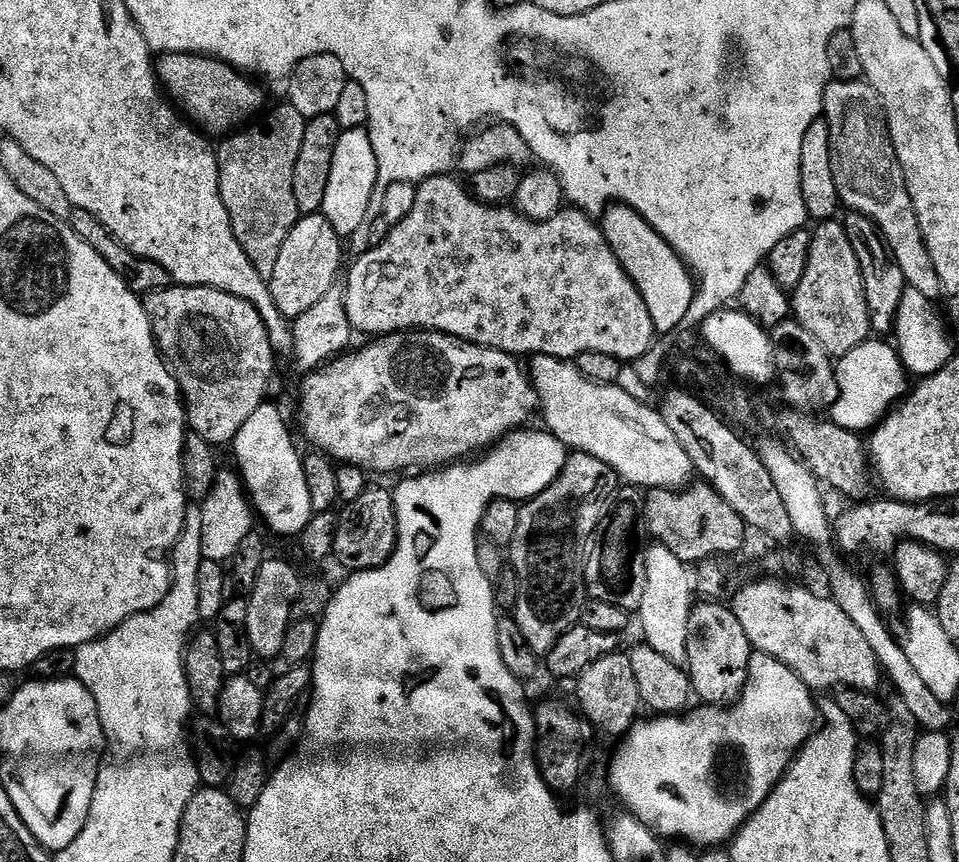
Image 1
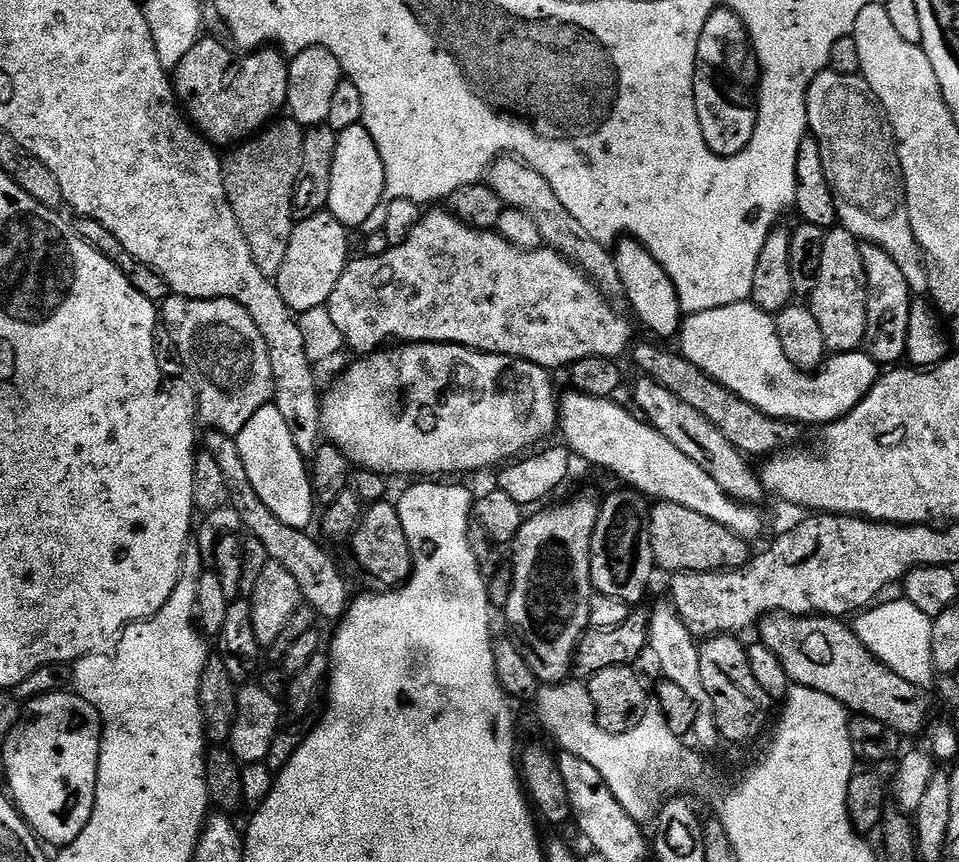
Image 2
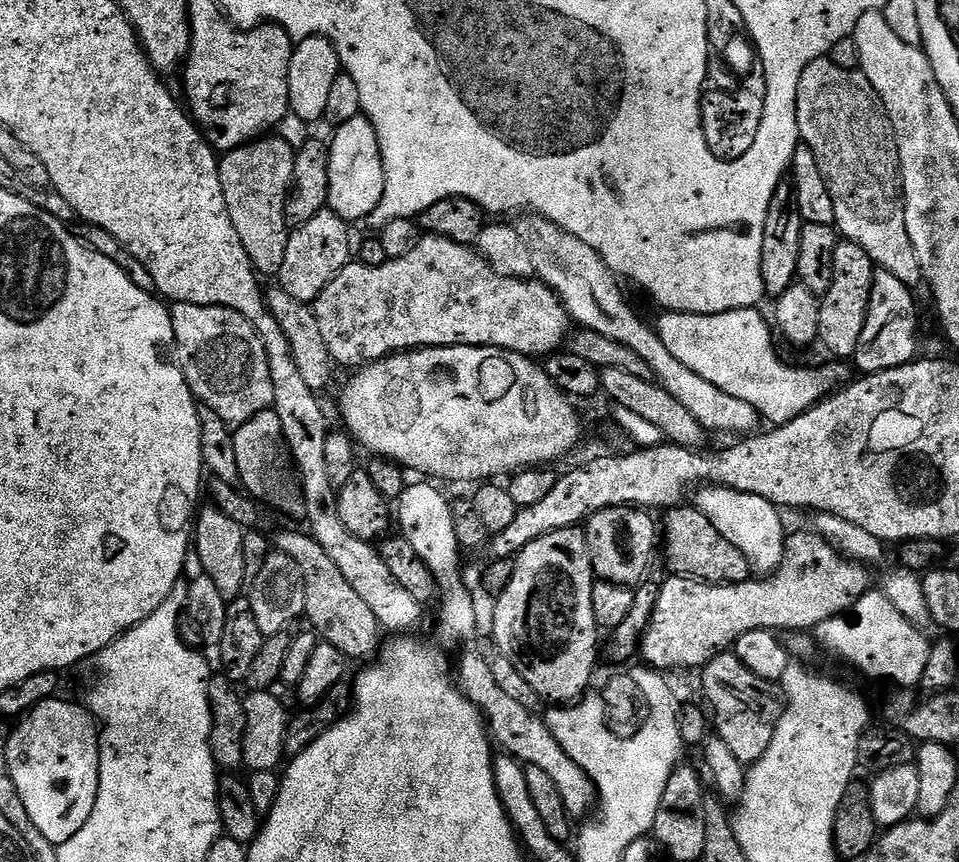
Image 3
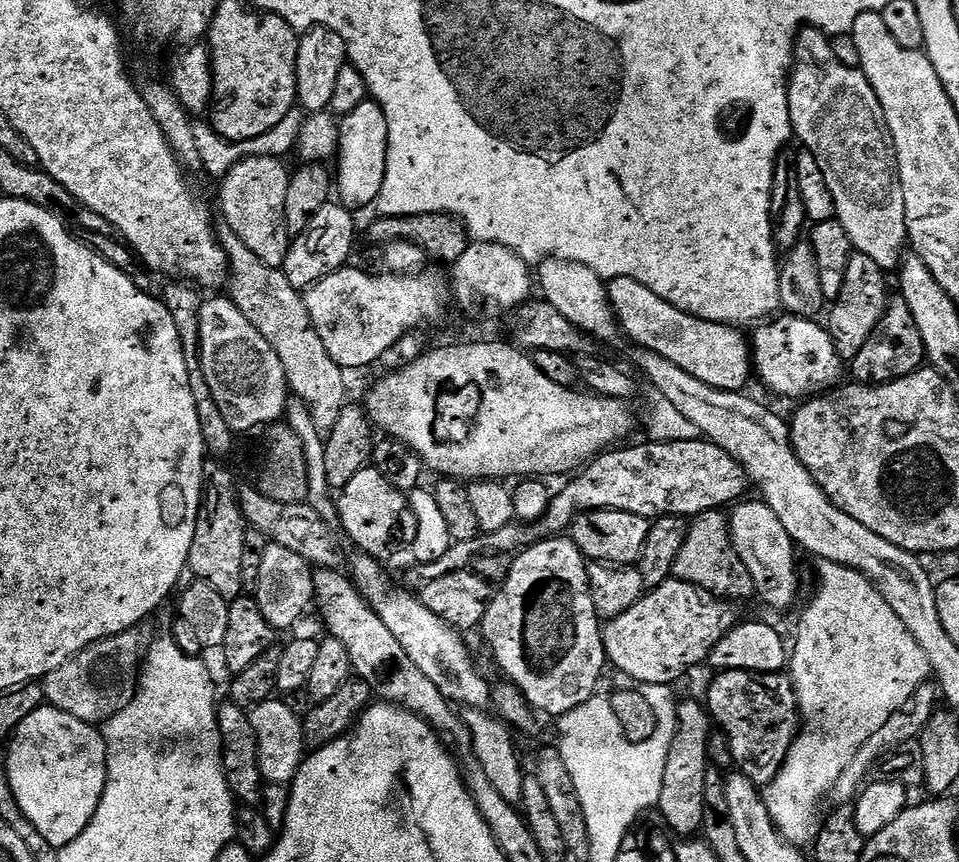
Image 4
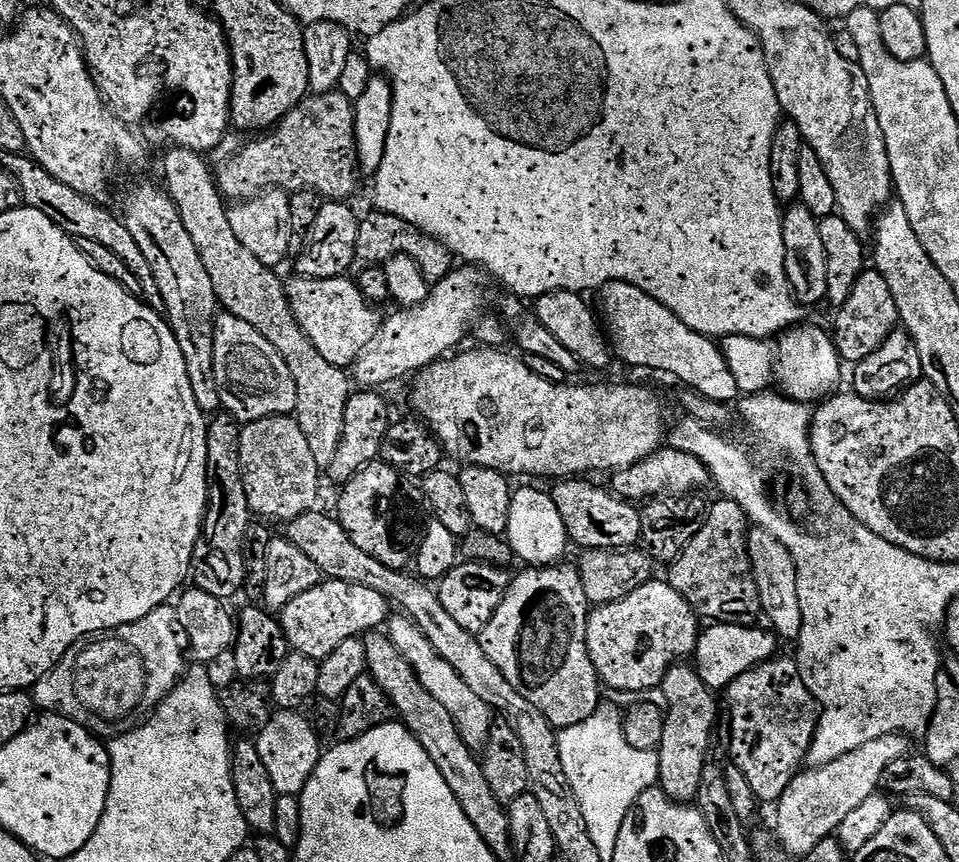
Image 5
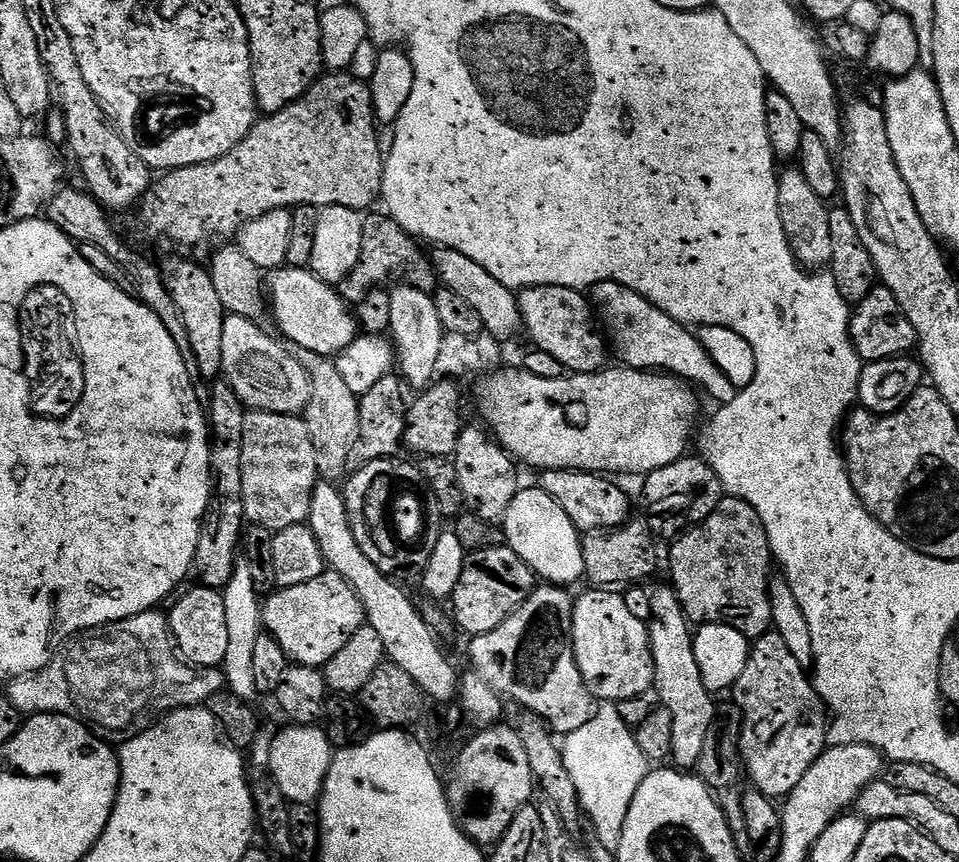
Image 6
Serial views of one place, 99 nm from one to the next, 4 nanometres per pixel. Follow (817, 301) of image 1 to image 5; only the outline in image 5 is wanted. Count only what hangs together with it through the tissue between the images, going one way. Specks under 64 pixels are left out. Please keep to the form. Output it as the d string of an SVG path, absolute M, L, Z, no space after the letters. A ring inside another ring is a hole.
M865 270L854 284L854 291L846 302L839 305L836 316L836 332L834 339L841 361L845 365L854 366L862 362L862 358L870 358L891 332L897 331L900 324L898 306L894 302L894 294L890 294L890 286L886 286L886 278L875 270Z

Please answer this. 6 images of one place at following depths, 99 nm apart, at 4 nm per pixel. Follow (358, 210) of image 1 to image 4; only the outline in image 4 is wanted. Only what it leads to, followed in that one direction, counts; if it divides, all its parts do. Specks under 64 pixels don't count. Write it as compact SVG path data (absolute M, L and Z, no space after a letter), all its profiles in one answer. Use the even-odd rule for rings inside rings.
M365 98L360 105L346 114L339 121L340 142L338 155L335 157L334 188L338 193L339 203L349 210L375 205L386 178L386 150L388 149L388 127L384 111L376 101Z

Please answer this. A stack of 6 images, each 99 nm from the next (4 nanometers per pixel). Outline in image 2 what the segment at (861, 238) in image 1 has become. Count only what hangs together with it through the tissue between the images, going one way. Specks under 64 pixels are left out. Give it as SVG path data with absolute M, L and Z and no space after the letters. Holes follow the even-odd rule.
M861 243L860 253L862 266L868 275L868 309L862 351L878 366L896 366L905 359L908 351L907 331L914 294L902 275L902 270L898 270L894 258L890 258L886 250L882 250L877 244Z

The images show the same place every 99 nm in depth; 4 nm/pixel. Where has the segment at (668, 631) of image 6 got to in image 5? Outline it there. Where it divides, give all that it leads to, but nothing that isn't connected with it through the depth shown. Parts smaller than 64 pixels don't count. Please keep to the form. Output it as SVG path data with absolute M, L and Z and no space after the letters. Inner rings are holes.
M677 662L673 664L670 671L666 674L664 683L662 685L662 693L664 692L664 700L662 699L663 707L666 709L664 713L664 729L662 730L662 742L660 743L659 749L657 751L657 756L659 758L659 778L658 786L663 790L669 798L671 798L676 803L691 803L695 801L697 792L701 788L702 782L702 771L705 770L705 760L706 754L710 750L710 746L714 742L714 736L712 736L712 727L716 724L716 700L714 697L713 689L707 688L702 682L702 678L696 673L695 667L688 662Z

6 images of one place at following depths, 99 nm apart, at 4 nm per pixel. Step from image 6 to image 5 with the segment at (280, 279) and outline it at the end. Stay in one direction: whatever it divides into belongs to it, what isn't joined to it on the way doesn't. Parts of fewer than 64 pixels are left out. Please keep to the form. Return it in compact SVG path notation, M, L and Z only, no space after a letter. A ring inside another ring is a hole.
M335 276L325 280L295 278L288 280L286 287L289 304L299 326L305 331L314 344L314 348L330 363L345 370L356 363L358 354L366 350L370 338L378 334L382 316L371 303L364 299L360 292L361 285L344 276Z

